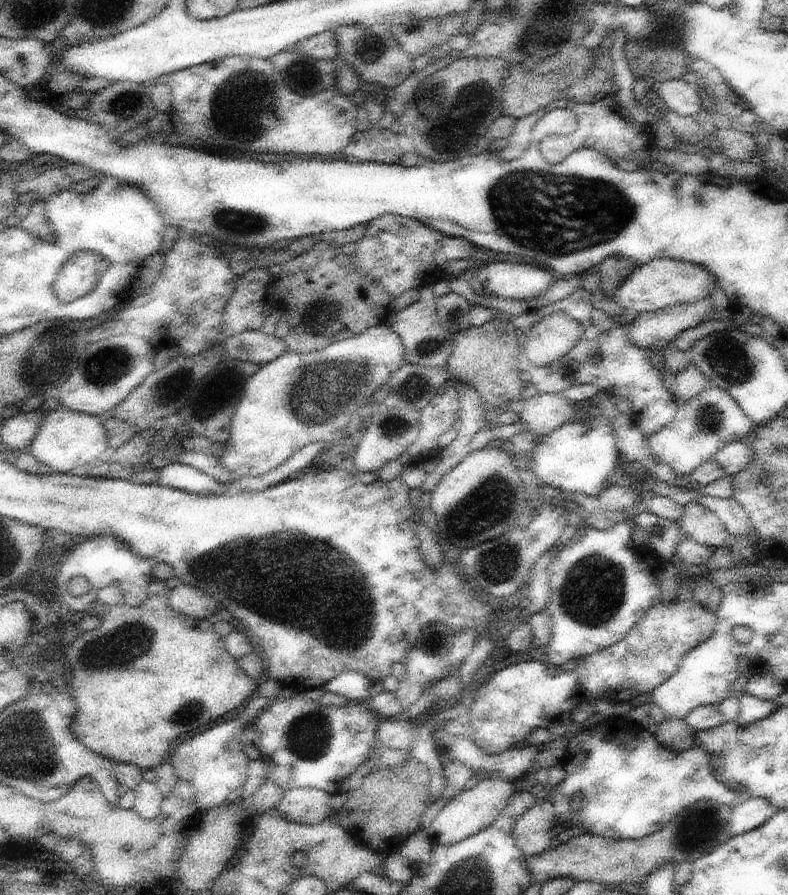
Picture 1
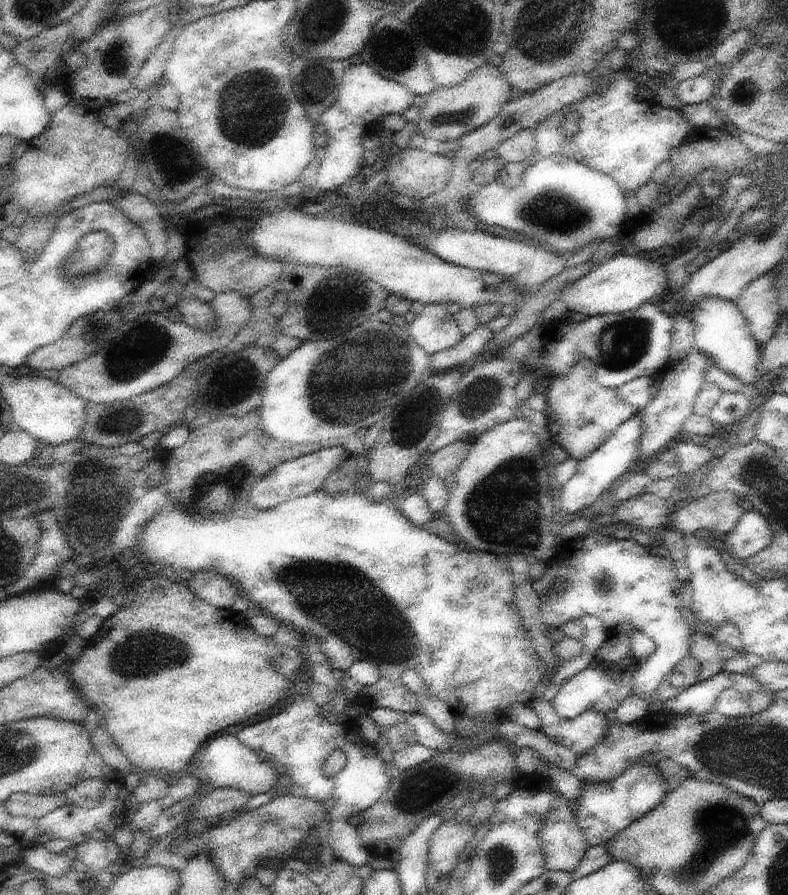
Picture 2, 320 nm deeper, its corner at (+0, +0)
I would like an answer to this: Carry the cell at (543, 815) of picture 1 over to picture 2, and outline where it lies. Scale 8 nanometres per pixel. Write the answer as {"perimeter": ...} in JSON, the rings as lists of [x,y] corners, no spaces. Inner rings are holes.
{"perimeter":[[[559,792],[553,802],[553,807],[548,818],[541,828],[541,839],[543,848],[544,866],[546,871],[568,871],[575,873],[581,865],[582,859],[588,850],[589,844],[584,831],[578,824],[575,810],[569,807],[568,799]]]}

